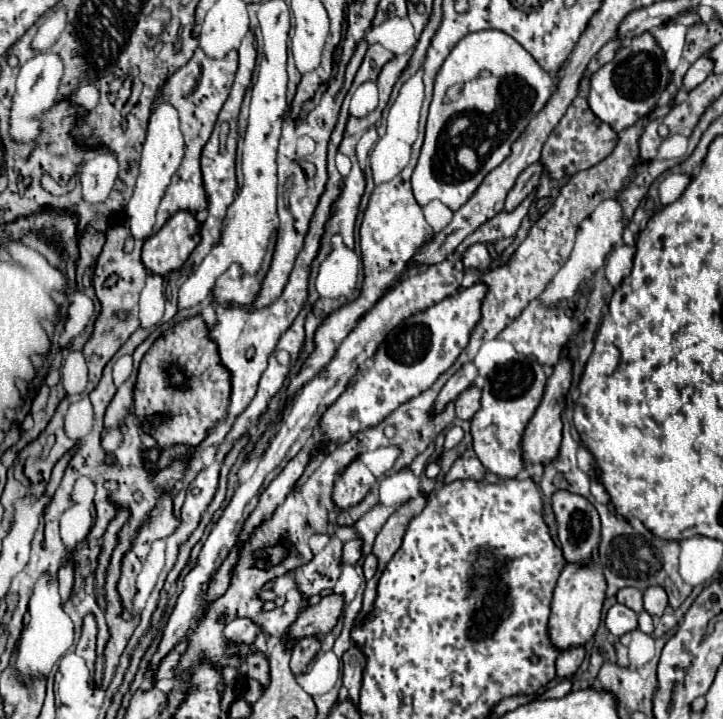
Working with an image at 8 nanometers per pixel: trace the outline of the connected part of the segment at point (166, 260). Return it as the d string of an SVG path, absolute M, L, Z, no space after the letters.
M181 212L169 218L165 226L145 240L141 262L149 274L167 276L179 270L193 248L199 244L199 222L193 214Z

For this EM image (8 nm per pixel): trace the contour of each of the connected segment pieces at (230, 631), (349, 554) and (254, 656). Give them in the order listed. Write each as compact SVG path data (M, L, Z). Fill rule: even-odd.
M237 618L225 626L223 634L233 644L251 644L257 638L257 626L247 618Z
M353 536L349 542L345 542L343 546L343 564L355 564L361 558L361 540L357 536Z
M249 652L247 654L247 676L257 680L261 684L261 688L265 690L269 684L269 660L263 652Z

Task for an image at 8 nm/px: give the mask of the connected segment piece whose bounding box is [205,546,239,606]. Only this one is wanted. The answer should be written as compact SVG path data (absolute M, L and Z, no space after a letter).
M235 546L235 548L231 550L231 554L229 554L227 560L223 562L221 570L215 574L213 582L209 584L209 594L207 594L205 606L207 606L209 602L213 602L213 598L219 598L219 596L227 590L227 586L229 586L229 572L231 572L231 568L233 568L235 562L237 562L237 552L239 552L239 546Z

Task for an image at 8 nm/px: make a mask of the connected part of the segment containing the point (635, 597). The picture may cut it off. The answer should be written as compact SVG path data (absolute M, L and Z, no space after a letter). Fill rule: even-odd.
M621 588L617 592L617 602L629 606L631 610L635 610L637 614L643 610L643 602L641 602L641 592L637 588Z

